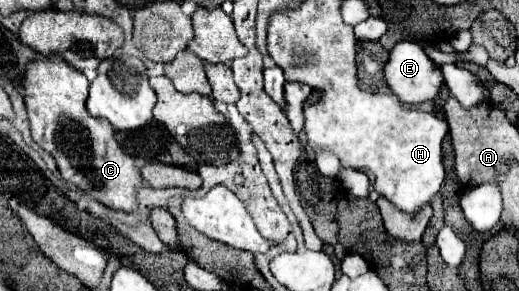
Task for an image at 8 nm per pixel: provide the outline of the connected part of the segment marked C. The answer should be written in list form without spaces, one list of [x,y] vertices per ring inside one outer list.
[[[38,54],[28,66],[22,80],[24,104],[28,110],[32,138],[44,150],[48,150],[64,176],[64,180],[90,192],[98,202],[124,212],[136,212],[136,192],[140,170],[116,142],[114,130],[108,120],[96,120],[86,110],[88,80],[76,68],[70,68],[62,56]]]

